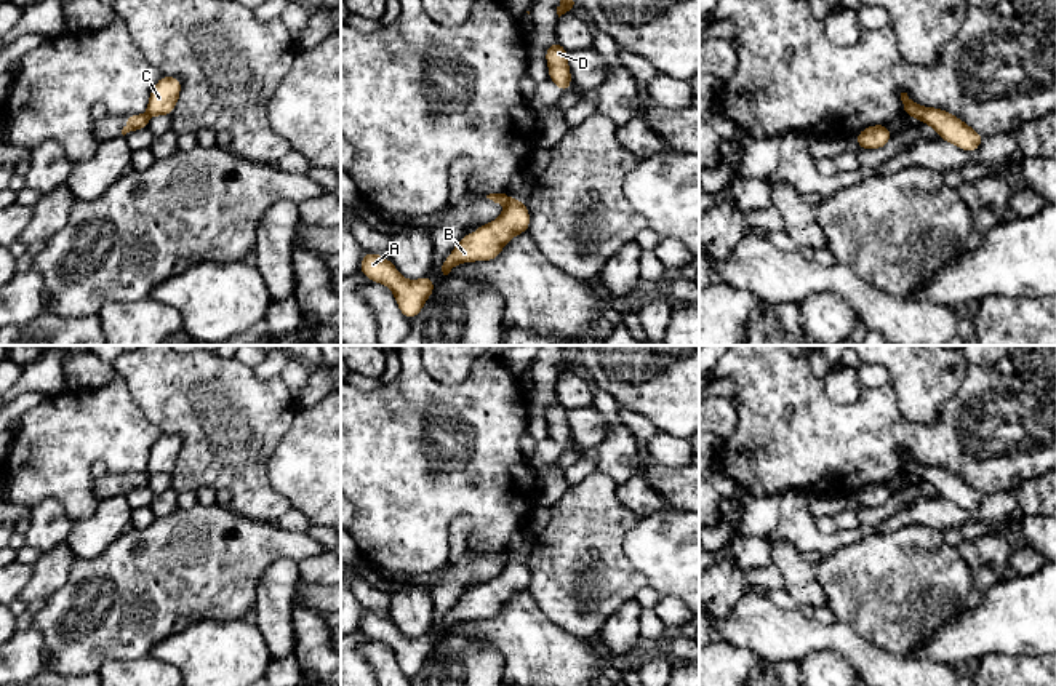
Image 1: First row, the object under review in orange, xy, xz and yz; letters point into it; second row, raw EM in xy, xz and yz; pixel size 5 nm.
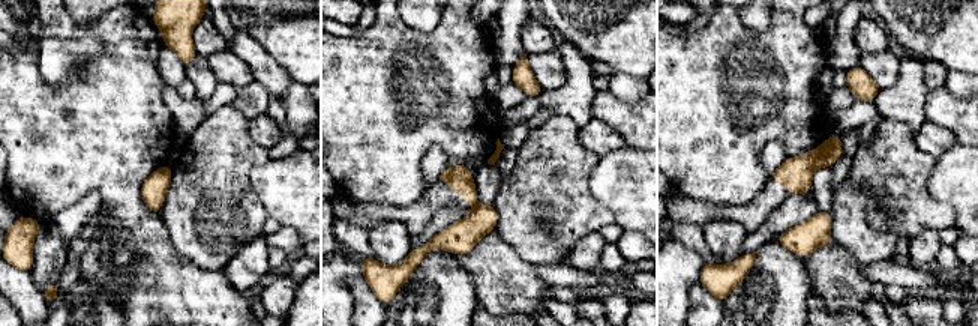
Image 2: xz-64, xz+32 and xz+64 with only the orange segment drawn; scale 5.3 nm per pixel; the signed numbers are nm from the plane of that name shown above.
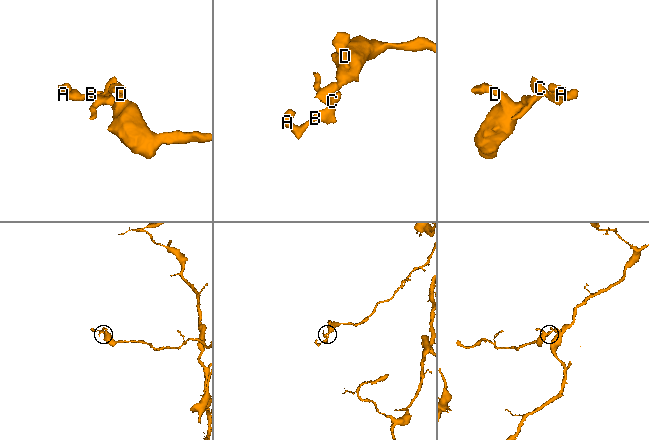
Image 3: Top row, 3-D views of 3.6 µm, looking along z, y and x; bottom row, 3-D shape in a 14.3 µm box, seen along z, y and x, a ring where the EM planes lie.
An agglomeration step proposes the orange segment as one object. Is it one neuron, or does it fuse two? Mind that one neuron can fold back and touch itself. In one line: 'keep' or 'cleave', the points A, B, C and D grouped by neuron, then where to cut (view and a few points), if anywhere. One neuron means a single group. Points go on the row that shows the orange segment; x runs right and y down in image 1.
cleave | A B C / D | xz (508, 197), (504, 202)

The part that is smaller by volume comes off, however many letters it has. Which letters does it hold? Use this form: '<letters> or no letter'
A, B, C

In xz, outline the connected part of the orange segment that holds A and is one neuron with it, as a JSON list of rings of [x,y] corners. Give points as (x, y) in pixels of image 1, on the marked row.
[[[365,253],[358,269],[371,281],[382,283],[392,289],[400,312],[408,320],[413,320],[422,310],[435,288],[429,275],[414,281],[406,280],[389,259],[374,253]]]

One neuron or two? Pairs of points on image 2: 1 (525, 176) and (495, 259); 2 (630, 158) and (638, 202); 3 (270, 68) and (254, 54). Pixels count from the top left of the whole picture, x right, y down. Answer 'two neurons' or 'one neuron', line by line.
1: two neurons
2: one neuron
3: one neuron

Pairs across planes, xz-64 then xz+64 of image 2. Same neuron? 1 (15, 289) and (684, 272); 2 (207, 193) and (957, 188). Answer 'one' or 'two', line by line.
1: two
2: two

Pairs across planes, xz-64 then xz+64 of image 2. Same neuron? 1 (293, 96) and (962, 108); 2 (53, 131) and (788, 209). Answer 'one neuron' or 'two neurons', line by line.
1: two neurons
2: two neurons

